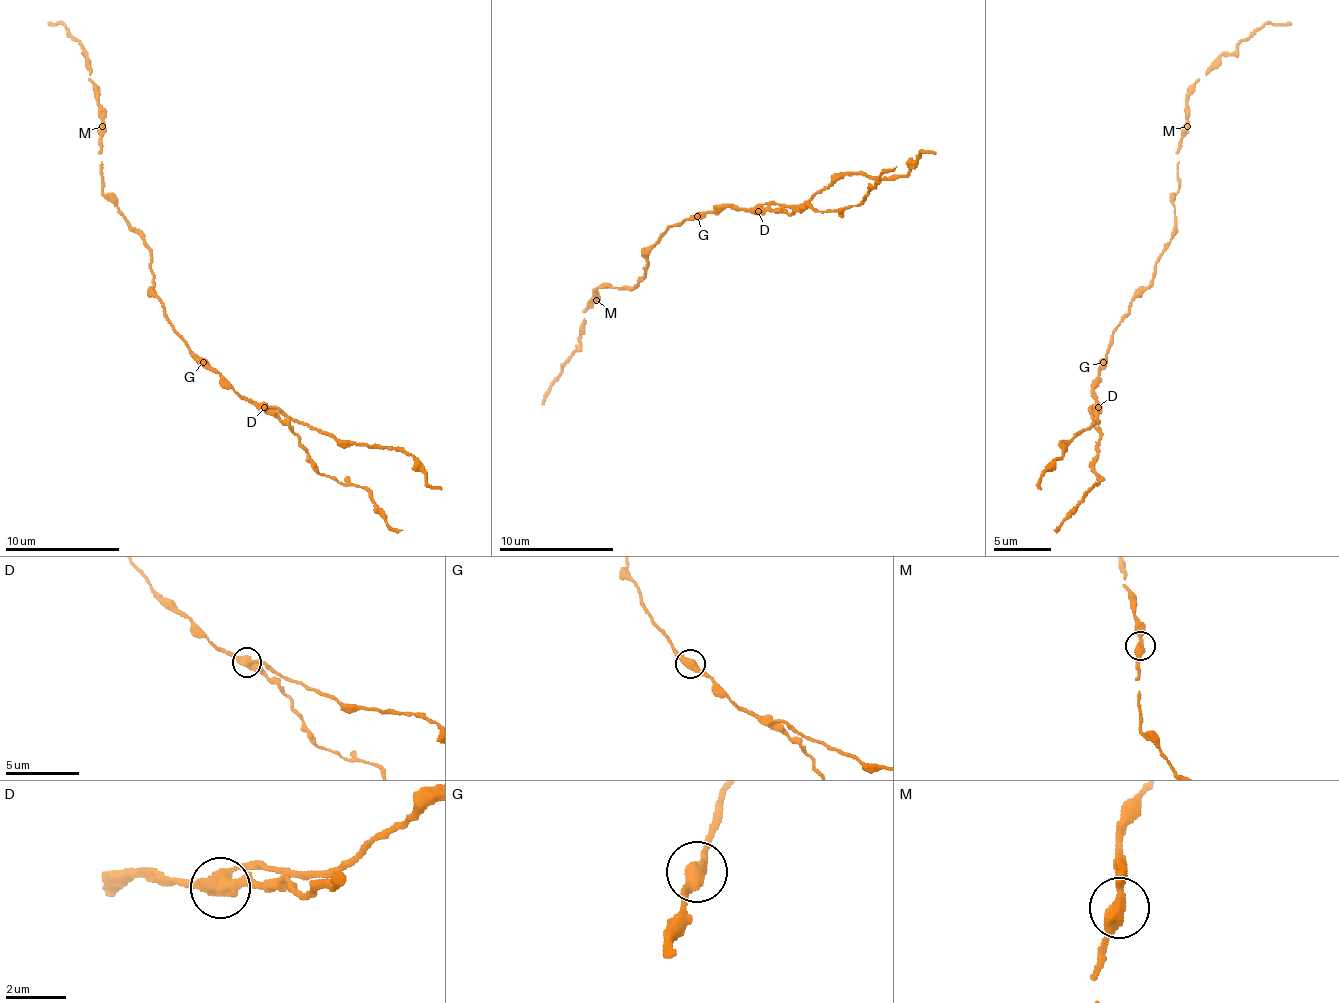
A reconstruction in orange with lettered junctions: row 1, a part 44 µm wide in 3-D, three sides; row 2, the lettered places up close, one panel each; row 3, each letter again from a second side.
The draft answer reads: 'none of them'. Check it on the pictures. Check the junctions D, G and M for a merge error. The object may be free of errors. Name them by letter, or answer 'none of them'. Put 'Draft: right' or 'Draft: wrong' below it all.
D
Draft: wrong

